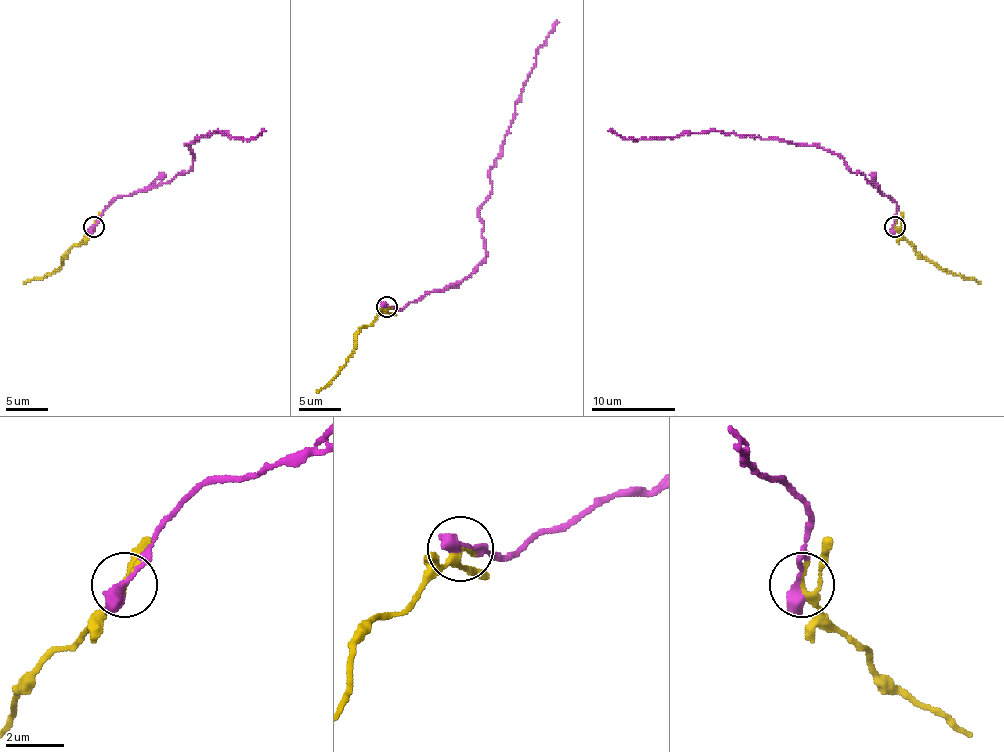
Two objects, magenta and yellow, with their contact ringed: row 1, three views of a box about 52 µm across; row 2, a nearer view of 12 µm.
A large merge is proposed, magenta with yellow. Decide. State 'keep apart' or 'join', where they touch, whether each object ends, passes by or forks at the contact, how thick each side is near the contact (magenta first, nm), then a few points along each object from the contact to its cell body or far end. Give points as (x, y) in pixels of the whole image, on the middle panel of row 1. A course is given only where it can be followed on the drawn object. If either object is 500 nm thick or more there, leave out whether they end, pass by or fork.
join | (387, 307) | magenta ends | yellow passes by | 480/200 nm | magenta via (387, 306), (404, 308), (444, 292), (486, 258), (479, 206), (492, 189), (490, 168), (536, 51), (557, 20) | yellow via (387, 306), (360, 329), (356, 348), (316, 392)

